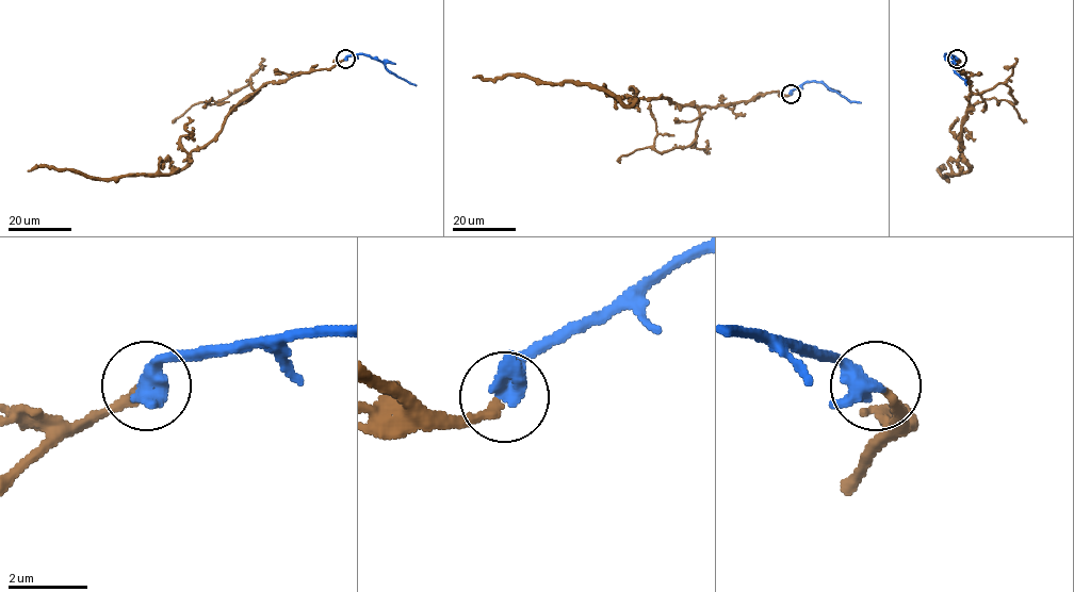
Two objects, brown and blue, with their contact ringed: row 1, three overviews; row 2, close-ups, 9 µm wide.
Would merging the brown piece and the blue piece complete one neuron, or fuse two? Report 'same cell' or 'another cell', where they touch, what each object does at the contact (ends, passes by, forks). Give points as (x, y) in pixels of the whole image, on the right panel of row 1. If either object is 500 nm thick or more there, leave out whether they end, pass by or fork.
same cell; place (957, 59)

